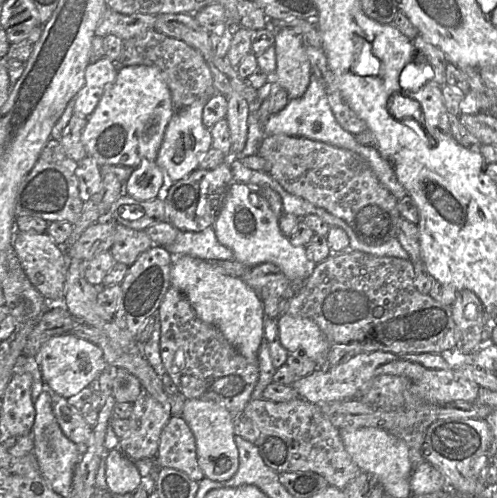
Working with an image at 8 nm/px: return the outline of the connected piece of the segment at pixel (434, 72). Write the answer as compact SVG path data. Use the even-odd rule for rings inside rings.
M421 35L415 37L412 41L414 48L413 67L419 68L421 72L415 72L415 86L422 85L427 81L435 82L439 86L447 85L445 83L445 70L448 60L444 53L436 46L427 42Z

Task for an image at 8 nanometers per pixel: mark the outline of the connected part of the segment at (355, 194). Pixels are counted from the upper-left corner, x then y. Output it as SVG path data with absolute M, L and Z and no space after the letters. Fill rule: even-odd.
M284 134L266 135L258 148L258 156L270 164L269 175L288 193L303 198L316 208L323 221L345 230L352 247L367 253L367 248L377 247L397 238L400 218L397 198L379 181L367 161L359 154L328 143Z

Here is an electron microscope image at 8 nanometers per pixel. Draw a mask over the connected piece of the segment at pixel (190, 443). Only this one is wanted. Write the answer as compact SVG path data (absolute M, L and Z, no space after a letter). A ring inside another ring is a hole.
M172 415L163 427L155 461L158 468L181 470L197 482L203 479L204 473L197 459L196 440L182 415Z

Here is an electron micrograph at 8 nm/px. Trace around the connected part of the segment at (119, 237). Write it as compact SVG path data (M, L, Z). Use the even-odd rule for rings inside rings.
M116 224L114 242L109 251L116 263L130 267L144 251L152 246L153 242L145 230L134 230Z

